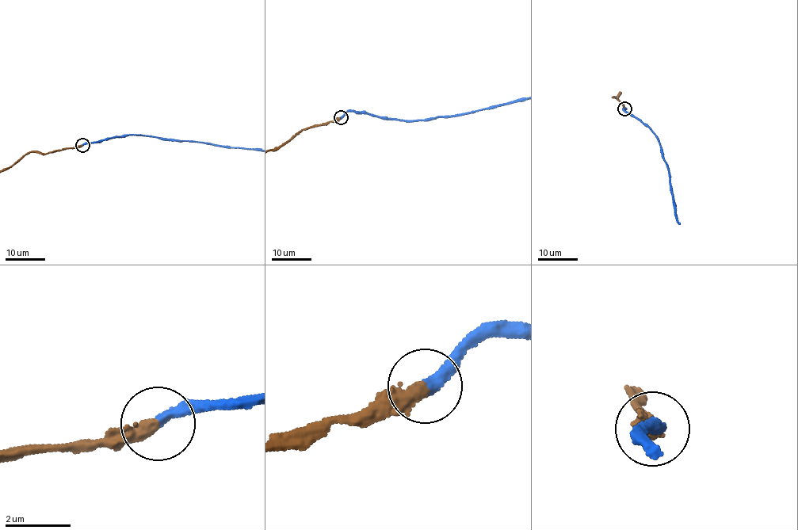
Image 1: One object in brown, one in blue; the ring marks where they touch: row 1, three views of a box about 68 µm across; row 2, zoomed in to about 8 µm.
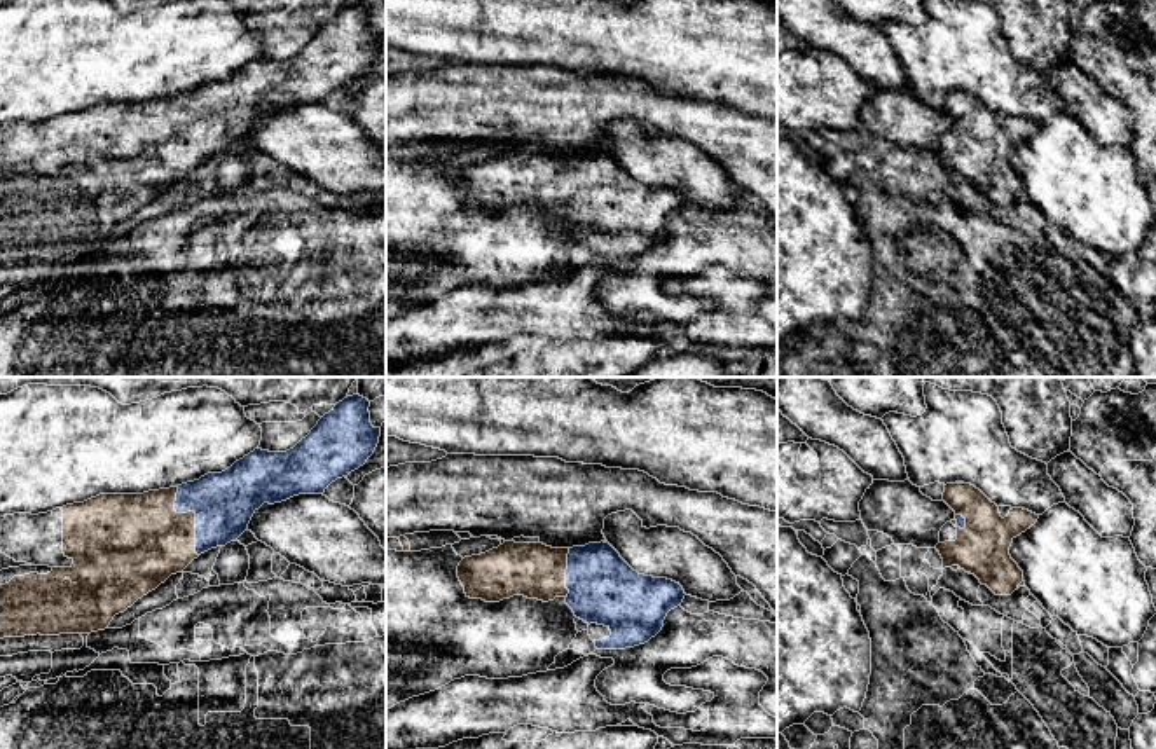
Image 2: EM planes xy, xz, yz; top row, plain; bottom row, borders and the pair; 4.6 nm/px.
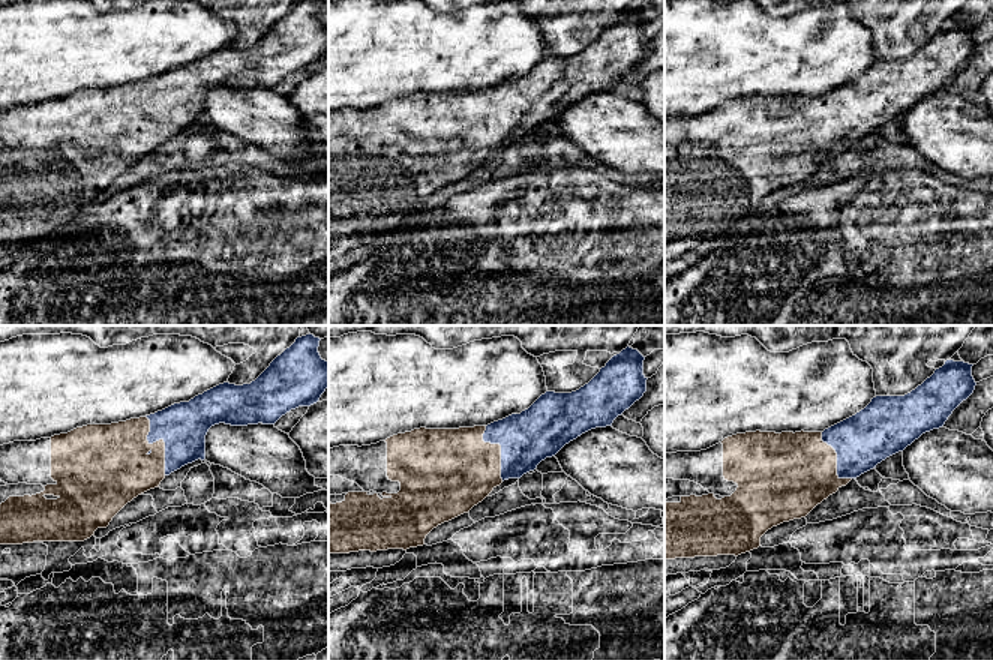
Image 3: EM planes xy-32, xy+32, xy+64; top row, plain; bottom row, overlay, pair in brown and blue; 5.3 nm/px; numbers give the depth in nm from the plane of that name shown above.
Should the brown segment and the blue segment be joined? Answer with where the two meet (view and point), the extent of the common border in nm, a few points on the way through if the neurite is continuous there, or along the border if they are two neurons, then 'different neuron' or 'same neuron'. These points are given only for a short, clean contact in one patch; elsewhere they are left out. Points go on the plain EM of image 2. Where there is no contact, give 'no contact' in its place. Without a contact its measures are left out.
xy (194, 123) | 340 nm | same neuron

